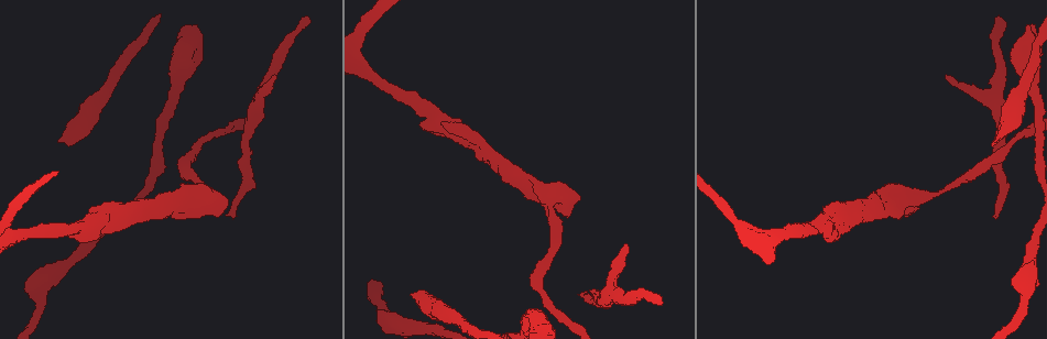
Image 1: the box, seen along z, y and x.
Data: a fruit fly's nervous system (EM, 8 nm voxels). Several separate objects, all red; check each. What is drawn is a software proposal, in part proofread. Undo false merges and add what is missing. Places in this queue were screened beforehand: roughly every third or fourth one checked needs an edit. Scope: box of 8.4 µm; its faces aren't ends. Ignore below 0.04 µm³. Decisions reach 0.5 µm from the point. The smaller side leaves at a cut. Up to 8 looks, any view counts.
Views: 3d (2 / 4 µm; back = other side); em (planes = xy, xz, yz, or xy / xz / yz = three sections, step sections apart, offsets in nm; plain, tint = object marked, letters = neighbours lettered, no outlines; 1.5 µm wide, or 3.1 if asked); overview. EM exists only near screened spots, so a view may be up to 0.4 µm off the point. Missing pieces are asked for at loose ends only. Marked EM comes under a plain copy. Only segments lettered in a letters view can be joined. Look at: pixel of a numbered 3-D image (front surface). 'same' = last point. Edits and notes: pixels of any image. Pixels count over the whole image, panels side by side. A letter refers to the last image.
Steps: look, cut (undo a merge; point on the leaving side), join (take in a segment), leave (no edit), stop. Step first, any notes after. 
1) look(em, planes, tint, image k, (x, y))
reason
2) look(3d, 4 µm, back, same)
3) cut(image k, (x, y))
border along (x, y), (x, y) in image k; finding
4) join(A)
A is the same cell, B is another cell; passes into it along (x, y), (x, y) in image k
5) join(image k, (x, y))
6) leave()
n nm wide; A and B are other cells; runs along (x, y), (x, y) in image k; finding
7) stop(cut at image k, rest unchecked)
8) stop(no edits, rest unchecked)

look(3d, 4 µm, image 1, (1004, 25))
thin end

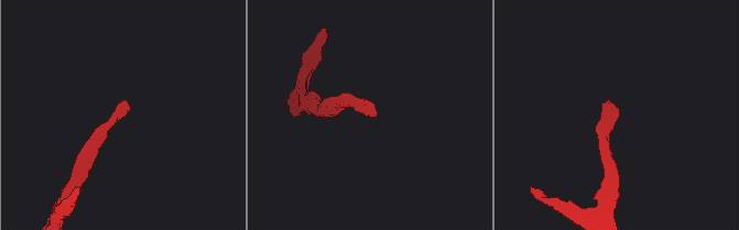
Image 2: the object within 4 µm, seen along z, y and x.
look(em, planes, letters, image 2, (375, 114))

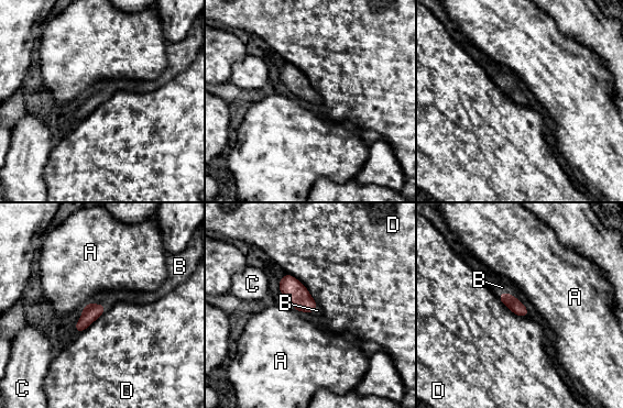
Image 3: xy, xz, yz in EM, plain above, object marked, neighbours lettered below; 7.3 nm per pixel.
join(image 3, (502, 287))
100 nm wide; B is the same cell, A, C and D are other cells; passes into it along (513, 304), (507, 293), (502, 287) in image 3; it goes on there

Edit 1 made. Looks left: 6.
look(overview)

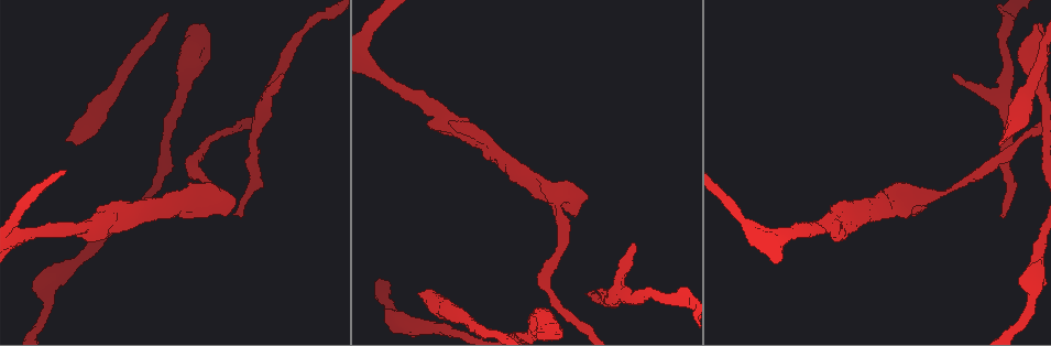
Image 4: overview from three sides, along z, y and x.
look(3d, 2 µm, image 4, (239, 215))

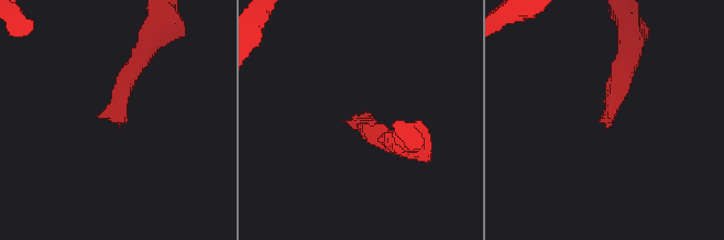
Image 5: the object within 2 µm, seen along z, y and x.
look(em, xy, step 4, tint, image 5, (598, 121))
shape alone is not enough

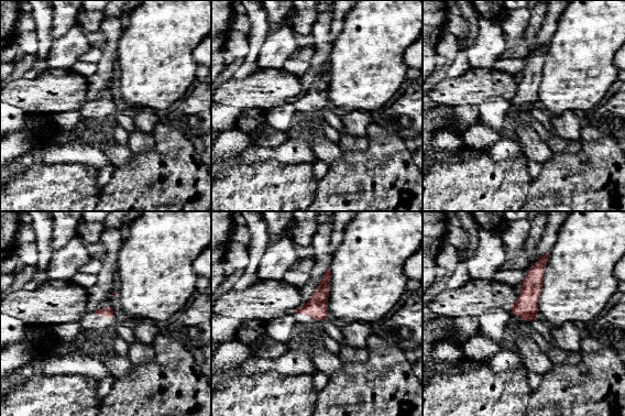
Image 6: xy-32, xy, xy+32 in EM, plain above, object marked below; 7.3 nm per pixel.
look(em, planes, letters, same)
cut it another way

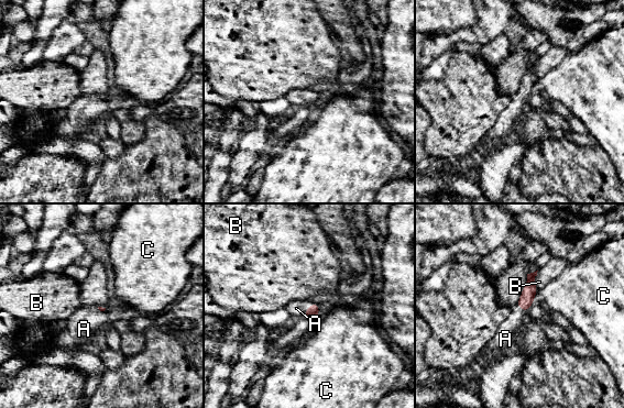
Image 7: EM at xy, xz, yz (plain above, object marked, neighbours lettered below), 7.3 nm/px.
join(image 7, (296, 308))
A is the same cell, B and C are other cells; passes into it along (314, 310), (309, 308), (296, 308) in image 7; it goes on there

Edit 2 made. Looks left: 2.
look(em, yz, step 8, letters, image 4, (68, 141))
free end

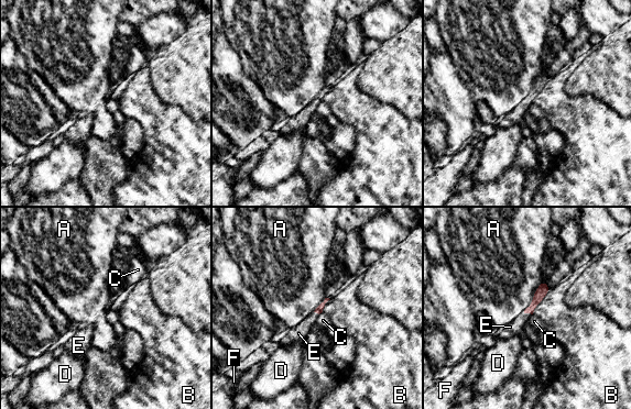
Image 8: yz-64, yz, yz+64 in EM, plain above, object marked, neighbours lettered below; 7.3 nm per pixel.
look(em, planes, letters, same)

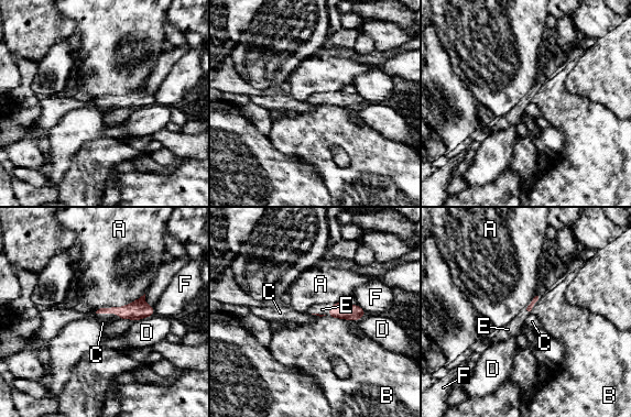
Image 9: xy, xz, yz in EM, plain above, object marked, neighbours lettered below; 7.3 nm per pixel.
join(image 9, (110, 317))
A touches over 400 nm; E is the same cell, A, B, C, D and F are other cells; passes into it along (138, 309), (109, 313), (110, 317) in image 9; it goes on there

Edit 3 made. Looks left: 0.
stop(join at image 3, join at image 7, join at image 9, rest unchecked)

